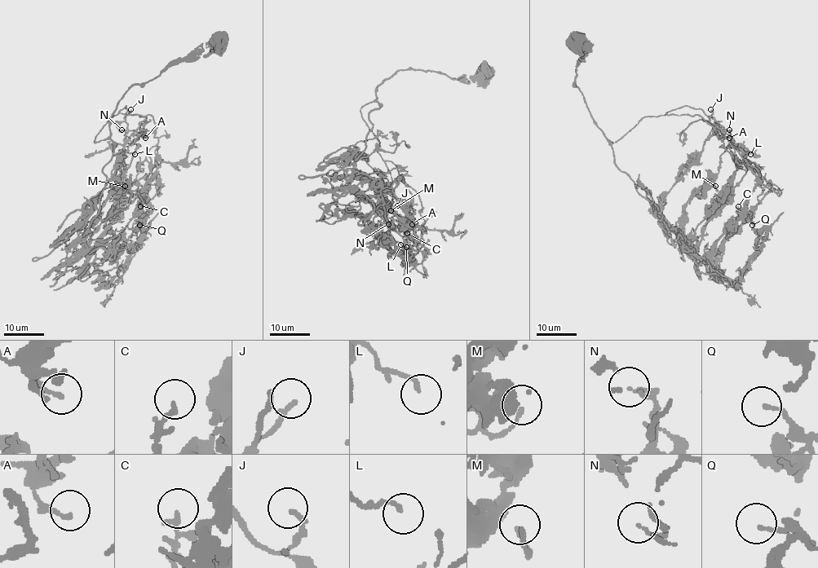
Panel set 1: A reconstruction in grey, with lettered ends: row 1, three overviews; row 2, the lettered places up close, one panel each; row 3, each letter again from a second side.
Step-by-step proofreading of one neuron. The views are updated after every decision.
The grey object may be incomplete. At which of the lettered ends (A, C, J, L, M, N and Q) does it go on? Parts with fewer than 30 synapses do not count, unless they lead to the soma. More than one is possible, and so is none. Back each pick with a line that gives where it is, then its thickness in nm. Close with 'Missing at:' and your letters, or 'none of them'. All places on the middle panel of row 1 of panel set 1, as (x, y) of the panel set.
Missing at: none of them

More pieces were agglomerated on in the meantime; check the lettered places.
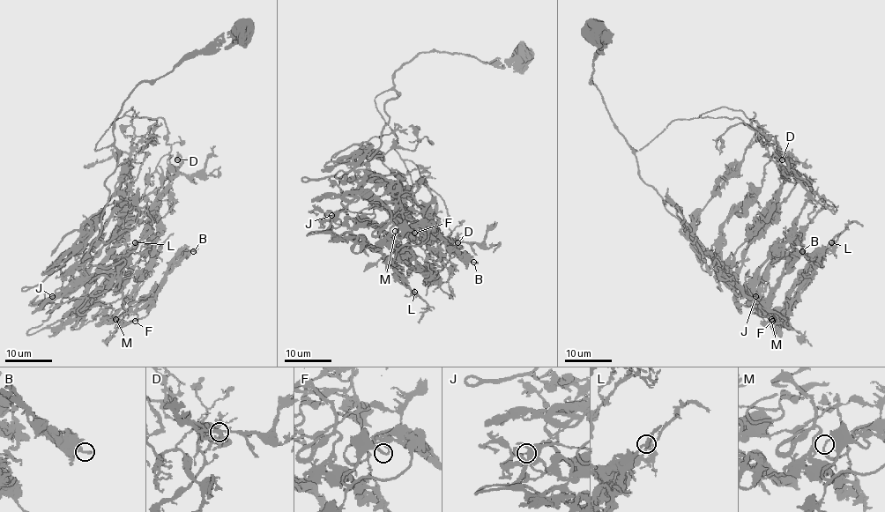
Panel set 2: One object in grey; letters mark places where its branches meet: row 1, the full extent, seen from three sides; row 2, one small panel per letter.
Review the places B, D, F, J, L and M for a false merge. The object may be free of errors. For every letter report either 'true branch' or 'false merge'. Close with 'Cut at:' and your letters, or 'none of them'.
B: true branch
D: true branch
F: true branch
J: true branch
L: true branch
M: true branch
Cut at: none of them

